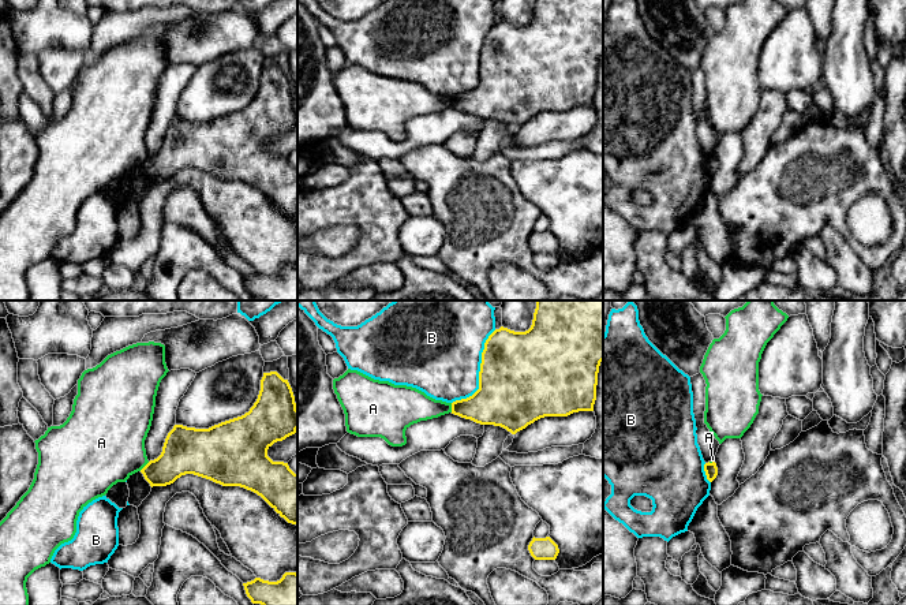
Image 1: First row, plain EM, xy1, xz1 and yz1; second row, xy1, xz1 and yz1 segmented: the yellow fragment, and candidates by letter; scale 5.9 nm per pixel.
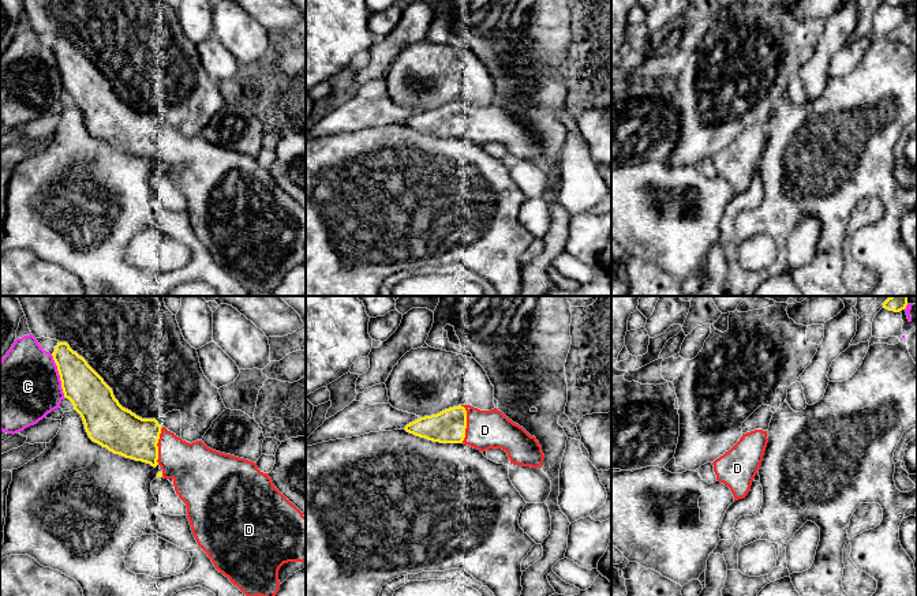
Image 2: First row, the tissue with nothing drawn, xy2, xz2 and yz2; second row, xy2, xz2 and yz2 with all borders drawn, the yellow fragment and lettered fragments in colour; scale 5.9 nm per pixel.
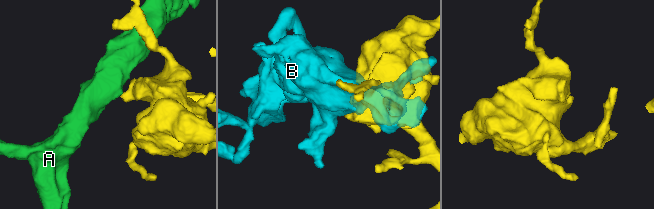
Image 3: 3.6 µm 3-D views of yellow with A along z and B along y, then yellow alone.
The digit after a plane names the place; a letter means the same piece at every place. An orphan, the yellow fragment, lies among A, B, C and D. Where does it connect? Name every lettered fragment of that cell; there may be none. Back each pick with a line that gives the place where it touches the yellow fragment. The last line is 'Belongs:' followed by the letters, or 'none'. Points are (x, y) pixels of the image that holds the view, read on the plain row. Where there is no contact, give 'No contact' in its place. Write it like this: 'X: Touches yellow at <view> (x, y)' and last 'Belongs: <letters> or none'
D: Touches yellow at xz2 (466, 117)
Belongs: D

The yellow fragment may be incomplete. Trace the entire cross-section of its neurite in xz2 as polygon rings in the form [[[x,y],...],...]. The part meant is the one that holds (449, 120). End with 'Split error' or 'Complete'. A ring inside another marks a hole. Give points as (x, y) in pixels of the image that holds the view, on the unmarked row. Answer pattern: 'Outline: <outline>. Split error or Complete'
Outline: [[[458,100],[420,112],[404,124],[433,136],[464,138],[480,146],[502,143],[513,160],[540,164],[544,154],[536,132],[497,102],[480,105],[471,100]]]. Split error

